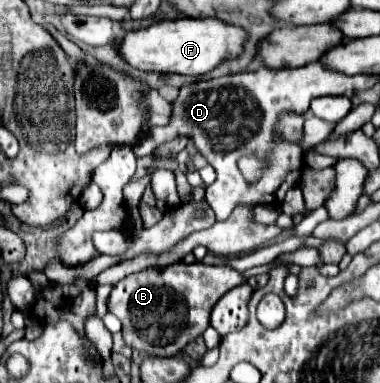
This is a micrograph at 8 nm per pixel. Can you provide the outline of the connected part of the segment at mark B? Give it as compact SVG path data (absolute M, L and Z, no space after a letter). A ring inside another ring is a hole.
M176 263L168 267L152 267L128 275L112 287L108 311L122 323L126 345L156 357L178 355L188 341L200 337L210 325L212 305L222 293L240 285L244 277L230 267L214 267L202 263Z

